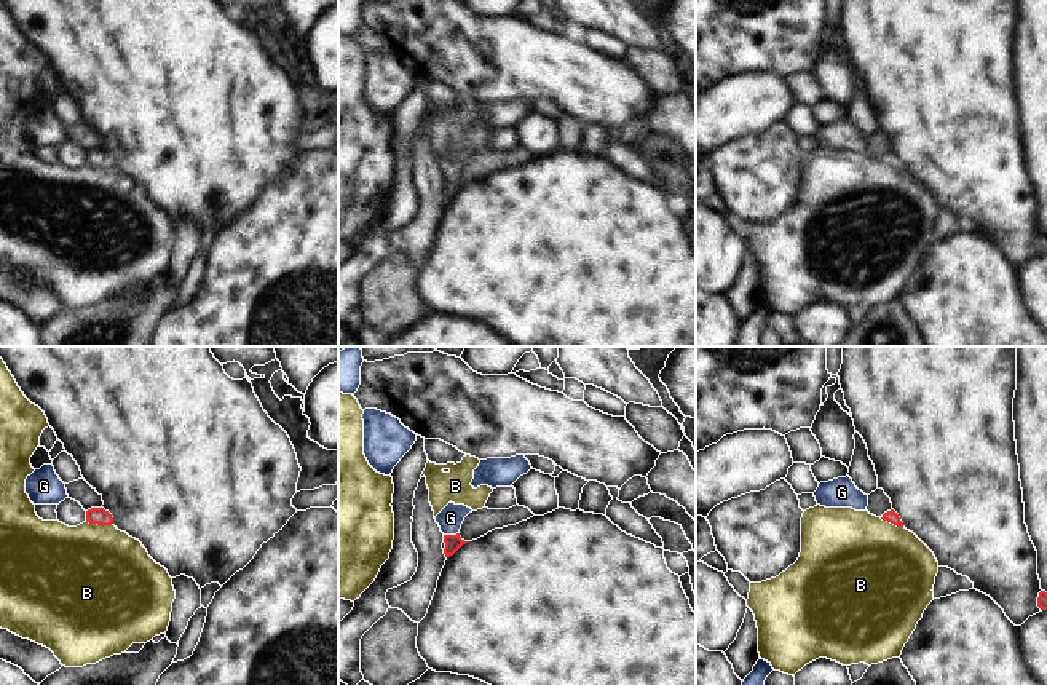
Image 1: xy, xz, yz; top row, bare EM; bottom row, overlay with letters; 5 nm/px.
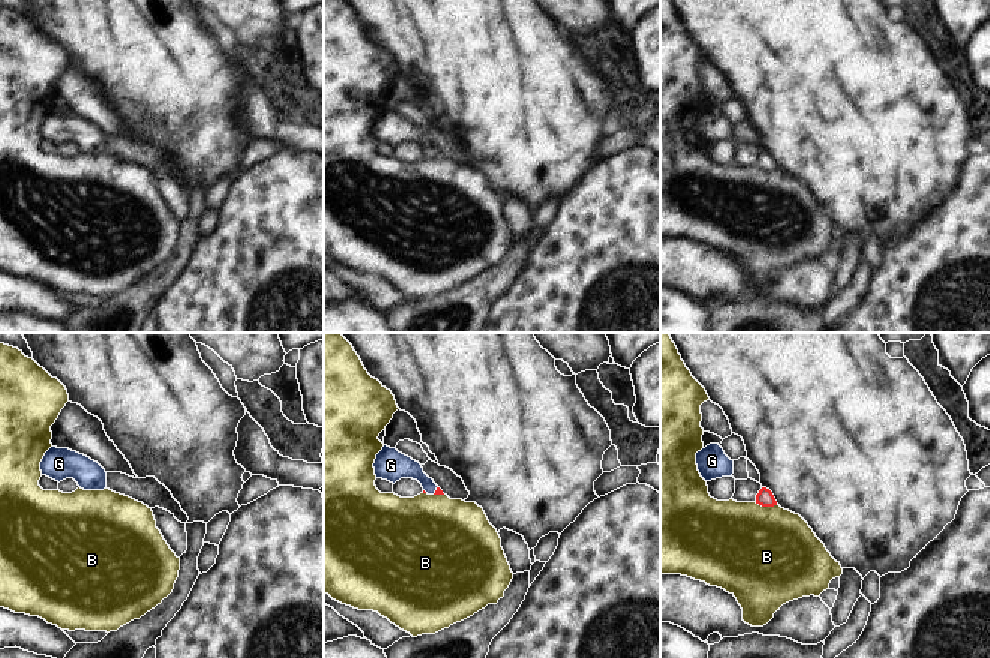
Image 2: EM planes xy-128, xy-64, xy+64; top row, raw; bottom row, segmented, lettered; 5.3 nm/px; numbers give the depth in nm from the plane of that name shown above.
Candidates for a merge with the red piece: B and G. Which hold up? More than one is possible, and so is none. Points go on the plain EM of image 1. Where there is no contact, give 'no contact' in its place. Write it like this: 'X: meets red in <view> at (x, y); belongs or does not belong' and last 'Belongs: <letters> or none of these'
B: meets red in xy at (99, 166); does not belong
G: meets red in xz at (450, 178); belongs
Belongs: G

